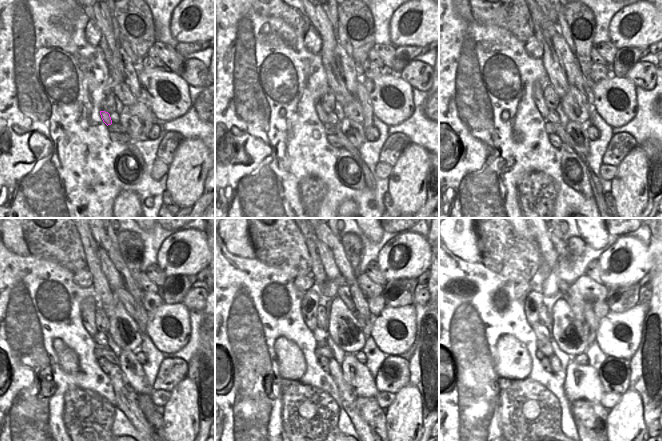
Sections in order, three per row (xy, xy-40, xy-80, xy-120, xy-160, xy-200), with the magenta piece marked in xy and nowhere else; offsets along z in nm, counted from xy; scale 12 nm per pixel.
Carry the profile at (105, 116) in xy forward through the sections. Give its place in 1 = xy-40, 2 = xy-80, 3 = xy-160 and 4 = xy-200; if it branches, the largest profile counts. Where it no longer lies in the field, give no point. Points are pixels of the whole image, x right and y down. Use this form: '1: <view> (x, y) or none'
1: xy-40 (322, 115)
2: xy-80 (537, 92)
3: xy-160 (310, 301)
4: xy-200 (534, 300)

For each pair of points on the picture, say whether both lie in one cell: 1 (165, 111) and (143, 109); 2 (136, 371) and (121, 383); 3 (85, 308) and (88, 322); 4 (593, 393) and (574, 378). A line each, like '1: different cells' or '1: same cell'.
1: different cells
2: different cells
3: same cell
4: same cell

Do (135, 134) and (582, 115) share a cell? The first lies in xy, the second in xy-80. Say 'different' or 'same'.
different

